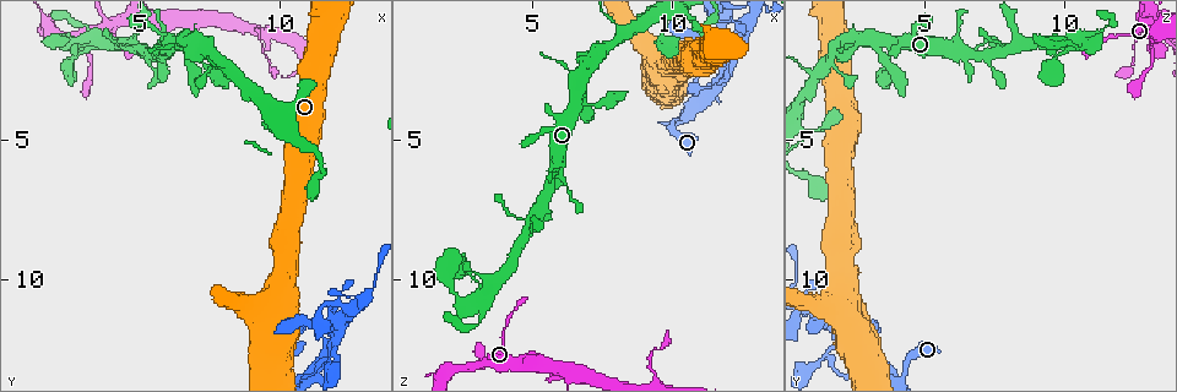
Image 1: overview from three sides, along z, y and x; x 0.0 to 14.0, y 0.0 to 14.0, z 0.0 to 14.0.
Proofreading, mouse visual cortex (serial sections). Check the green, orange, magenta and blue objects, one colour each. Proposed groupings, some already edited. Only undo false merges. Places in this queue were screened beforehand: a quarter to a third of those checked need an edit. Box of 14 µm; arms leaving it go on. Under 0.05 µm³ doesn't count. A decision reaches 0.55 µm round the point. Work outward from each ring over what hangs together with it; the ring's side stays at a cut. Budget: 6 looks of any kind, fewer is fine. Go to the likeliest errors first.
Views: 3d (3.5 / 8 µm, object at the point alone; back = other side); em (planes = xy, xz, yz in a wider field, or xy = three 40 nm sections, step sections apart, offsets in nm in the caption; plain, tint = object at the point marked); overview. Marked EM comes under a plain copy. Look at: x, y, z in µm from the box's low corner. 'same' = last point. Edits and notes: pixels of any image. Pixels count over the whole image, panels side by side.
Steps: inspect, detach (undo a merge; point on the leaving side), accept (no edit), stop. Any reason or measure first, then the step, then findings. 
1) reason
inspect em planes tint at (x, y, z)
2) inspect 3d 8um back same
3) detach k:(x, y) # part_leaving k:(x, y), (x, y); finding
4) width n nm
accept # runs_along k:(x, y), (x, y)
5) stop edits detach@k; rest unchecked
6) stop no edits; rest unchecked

thick turns thin
inspect 3d 8um at (9.3, 1.1, 13.3)

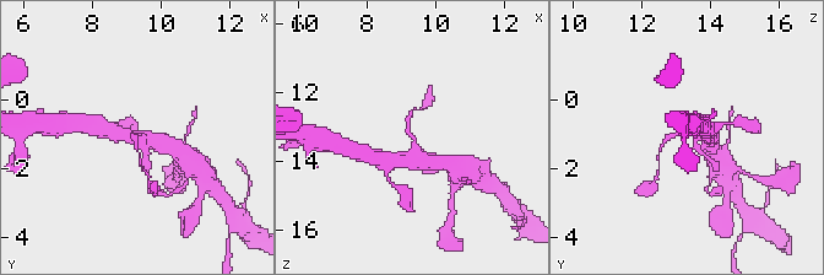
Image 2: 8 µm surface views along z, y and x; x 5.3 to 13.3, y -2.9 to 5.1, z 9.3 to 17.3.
closer look
inspect 3d 3.5um back at (9.3, 1.1, 13.3)

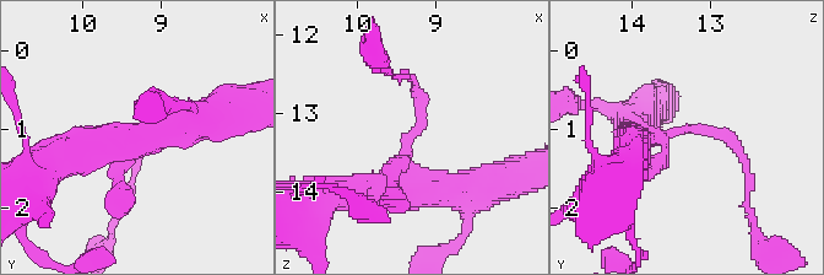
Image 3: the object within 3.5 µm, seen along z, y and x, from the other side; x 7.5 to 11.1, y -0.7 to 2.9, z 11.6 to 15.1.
now the EM
inspect em xy step 2 tint at (9.30, 1.05, 13.40)

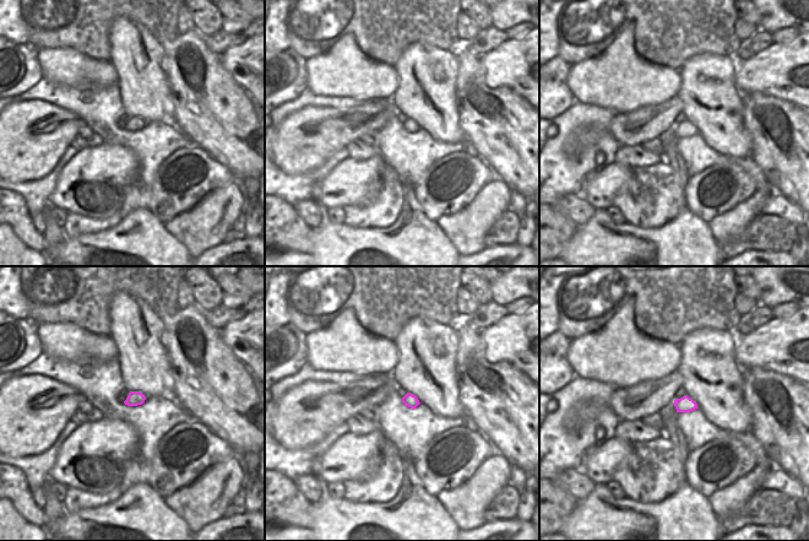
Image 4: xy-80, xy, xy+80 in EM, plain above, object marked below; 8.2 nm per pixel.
arm_widths 150, 150, 400 nm
accept # runs_along 3:(633, 131), (705, 128), (743, 158); all the same cell

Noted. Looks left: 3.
three arms meet
inspect 3d 3.5um back at (7.2, 2.3, 3.8)

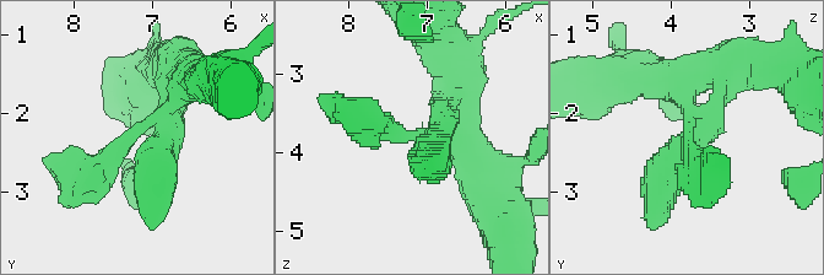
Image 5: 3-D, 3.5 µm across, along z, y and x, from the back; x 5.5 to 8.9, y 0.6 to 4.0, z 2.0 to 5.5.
arms 3; arm_widths 400, 400, 500 nm
inspect em xy step 3 tint at (7.20, 2.20, 3.75)

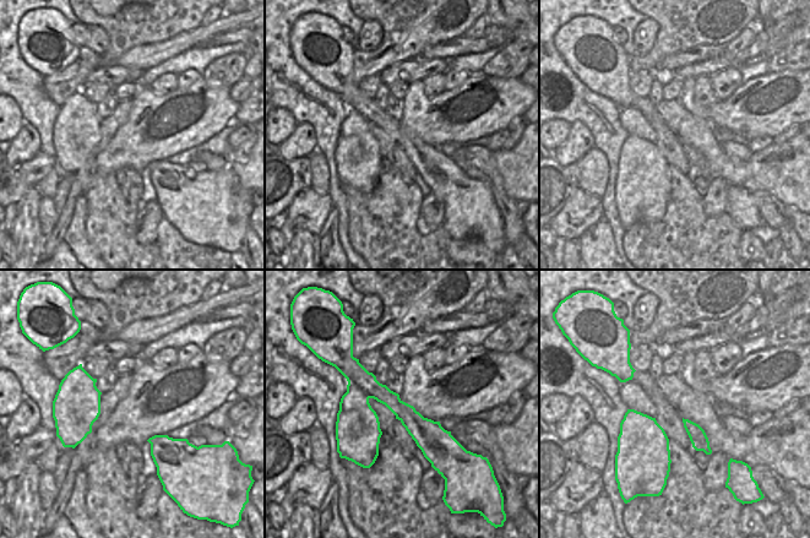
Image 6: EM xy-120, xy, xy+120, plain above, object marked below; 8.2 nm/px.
width 200 nm
accept # runs_along 5:(191, 79), (113, 158), (79, 170); continuous, no second cell

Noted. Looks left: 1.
stop no edits; rest unchecked

